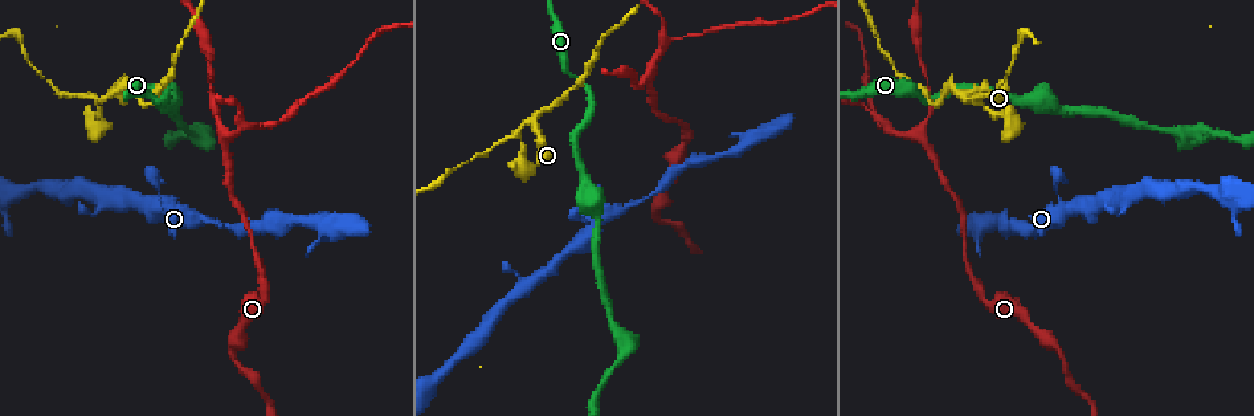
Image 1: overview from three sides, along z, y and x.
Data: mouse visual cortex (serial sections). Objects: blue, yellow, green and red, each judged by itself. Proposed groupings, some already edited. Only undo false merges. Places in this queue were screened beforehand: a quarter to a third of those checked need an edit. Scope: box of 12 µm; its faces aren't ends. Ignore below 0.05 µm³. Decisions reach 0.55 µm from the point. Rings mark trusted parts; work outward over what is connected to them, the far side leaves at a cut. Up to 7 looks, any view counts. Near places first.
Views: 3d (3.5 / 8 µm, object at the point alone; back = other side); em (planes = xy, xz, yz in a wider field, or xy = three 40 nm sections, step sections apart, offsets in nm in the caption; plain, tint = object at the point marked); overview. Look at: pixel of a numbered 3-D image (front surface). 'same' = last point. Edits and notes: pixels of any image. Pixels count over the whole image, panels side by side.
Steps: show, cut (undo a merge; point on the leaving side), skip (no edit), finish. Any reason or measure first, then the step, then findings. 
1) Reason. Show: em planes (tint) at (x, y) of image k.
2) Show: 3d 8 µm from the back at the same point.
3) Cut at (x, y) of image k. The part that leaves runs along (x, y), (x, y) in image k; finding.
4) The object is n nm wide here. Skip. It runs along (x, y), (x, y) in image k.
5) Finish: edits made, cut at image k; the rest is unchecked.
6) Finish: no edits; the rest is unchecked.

Arms part here. Show: 3d 3.5 µm at (241, 126) of image 1.

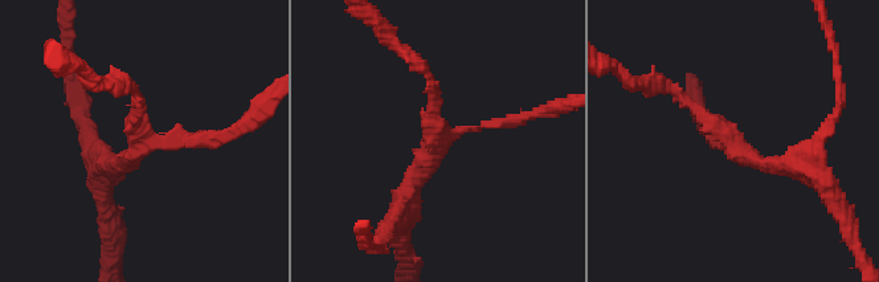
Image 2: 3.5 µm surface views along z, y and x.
3 arms meet here; the arms are 100, 150, 250 nm wide; shape alone is not enough. Show: em xy step 1 (tint) at (733, 143) of image 2.

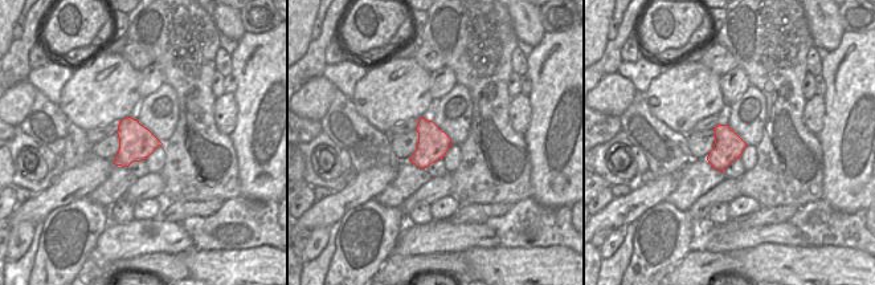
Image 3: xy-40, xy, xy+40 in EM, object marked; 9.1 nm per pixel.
Another direction. Show: em xy step 5 (tint) at the same point.

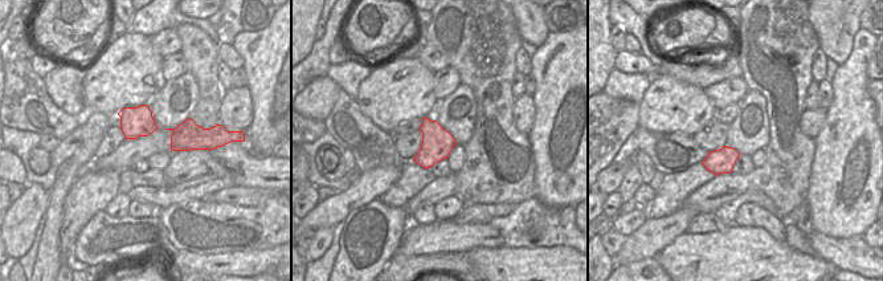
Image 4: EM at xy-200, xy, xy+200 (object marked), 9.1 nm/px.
Skip. It runs along (403, 215), (452, 133), (520, 119) in image 2; continuous, no second cell.

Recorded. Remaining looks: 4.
Narrows sharply. Show: 3d 8 µm at (1053, 189) of image 1.

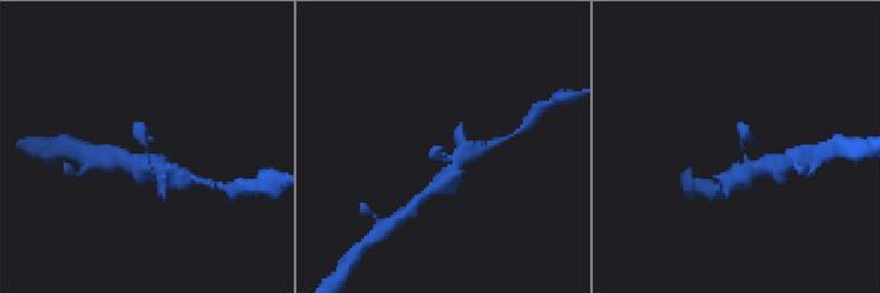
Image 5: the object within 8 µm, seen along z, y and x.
Show: 3d 3.5 µm from the back at (442, 150) of image 5.

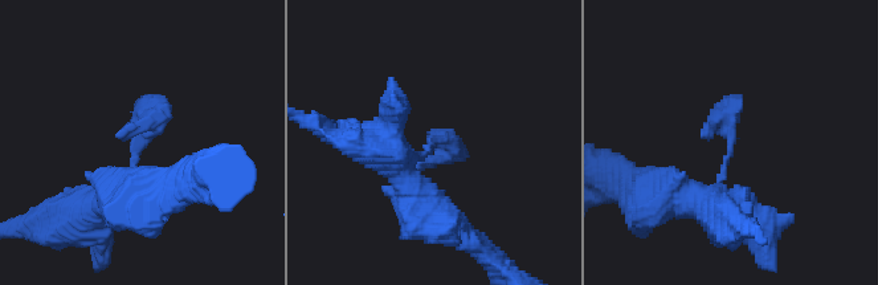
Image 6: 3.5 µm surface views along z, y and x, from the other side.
Show: em xy step 2 (tint) at (430, 145) of image 6.

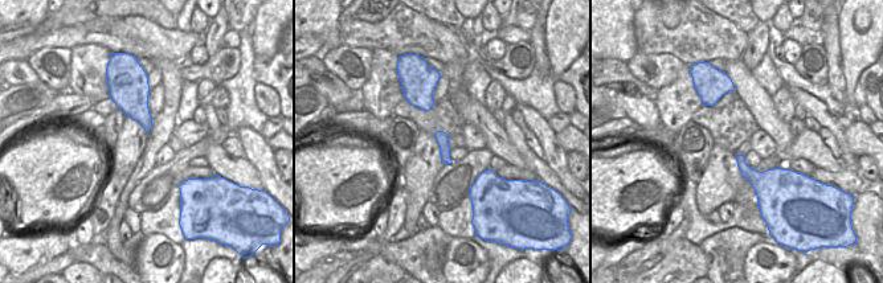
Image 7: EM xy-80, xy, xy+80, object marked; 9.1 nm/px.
Skip. It runs along (97, 207), (154, 122), (121, 134) in image 6; one cell here.

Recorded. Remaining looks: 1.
Looks like a crossing. Show: 3d 3.5 µm from the back at (967, 91) of image 1.

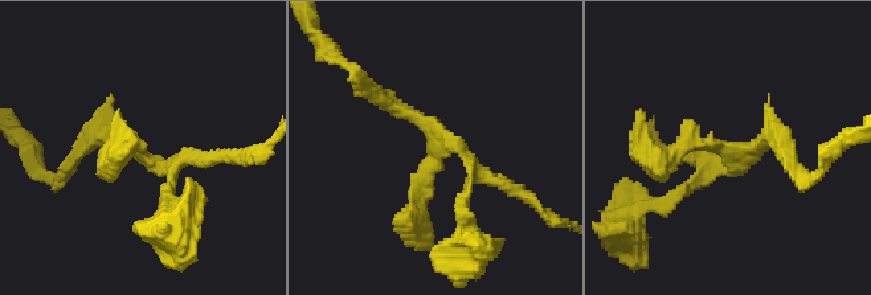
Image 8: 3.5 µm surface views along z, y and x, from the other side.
The arms are 150, 200, 200, 200 nm wide. Skip. It runs along (117, 156), (121, 136), (174, 164), (170, 188) in image 8; all the same cell.

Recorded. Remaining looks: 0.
Finish: no edits; the rest is unchecked.

